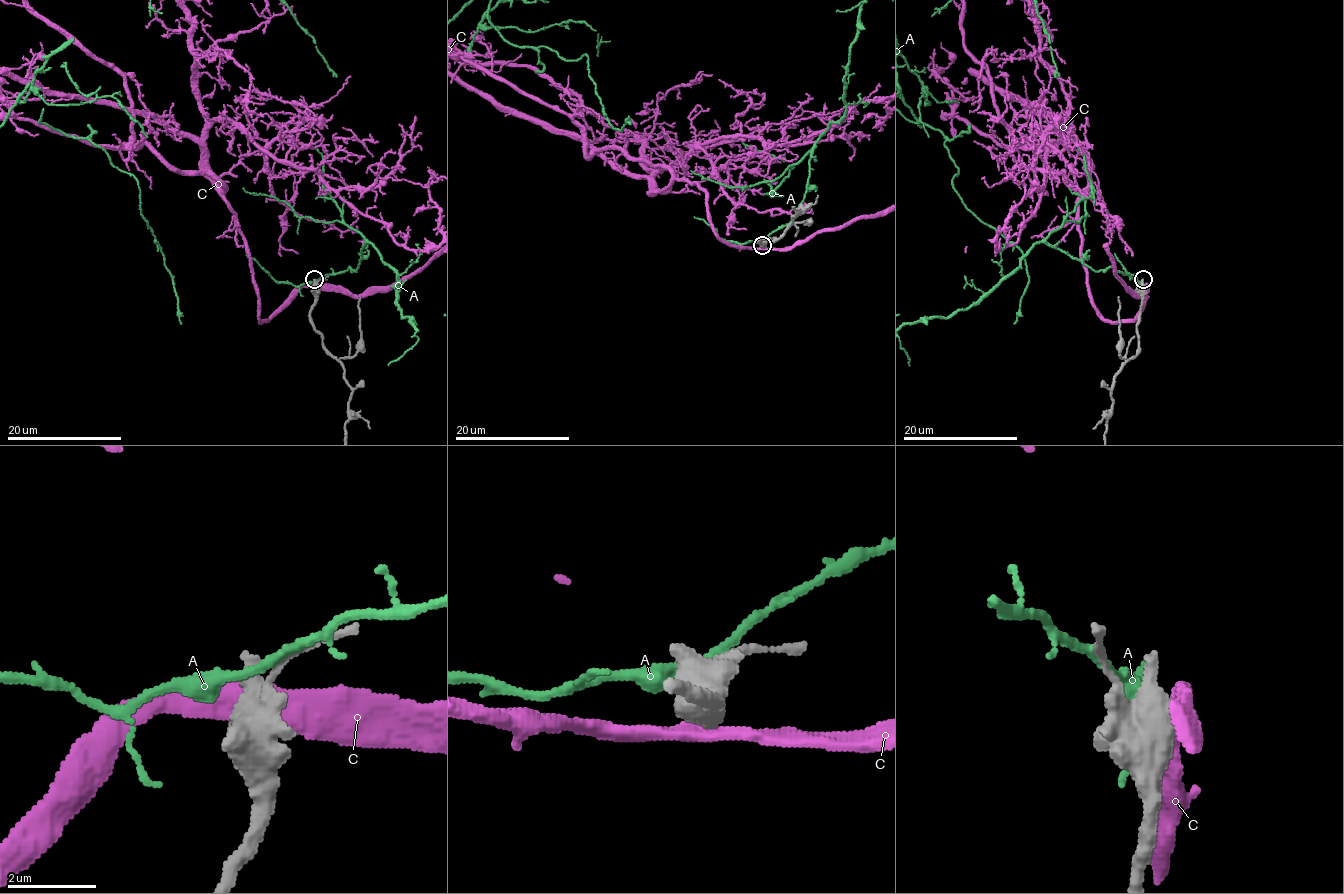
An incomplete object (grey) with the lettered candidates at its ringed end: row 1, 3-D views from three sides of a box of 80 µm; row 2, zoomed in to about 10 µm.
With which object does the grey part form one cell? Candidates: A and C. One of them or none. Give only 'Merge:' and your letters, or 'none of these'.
Merge: none of these

